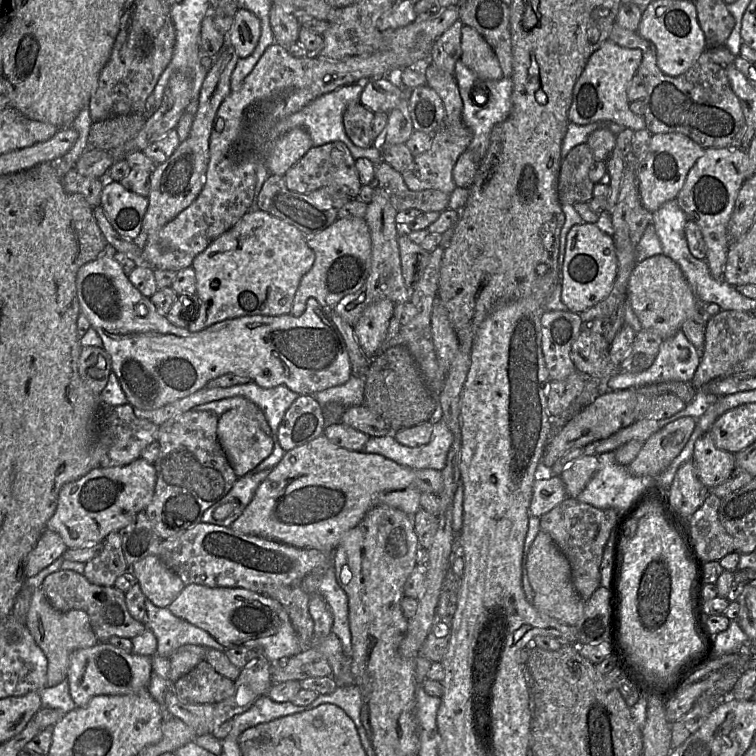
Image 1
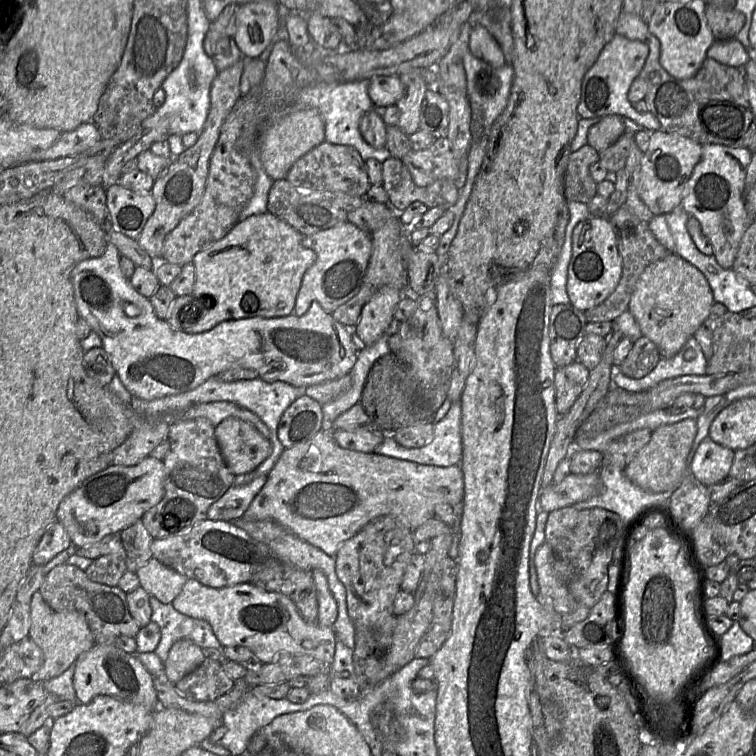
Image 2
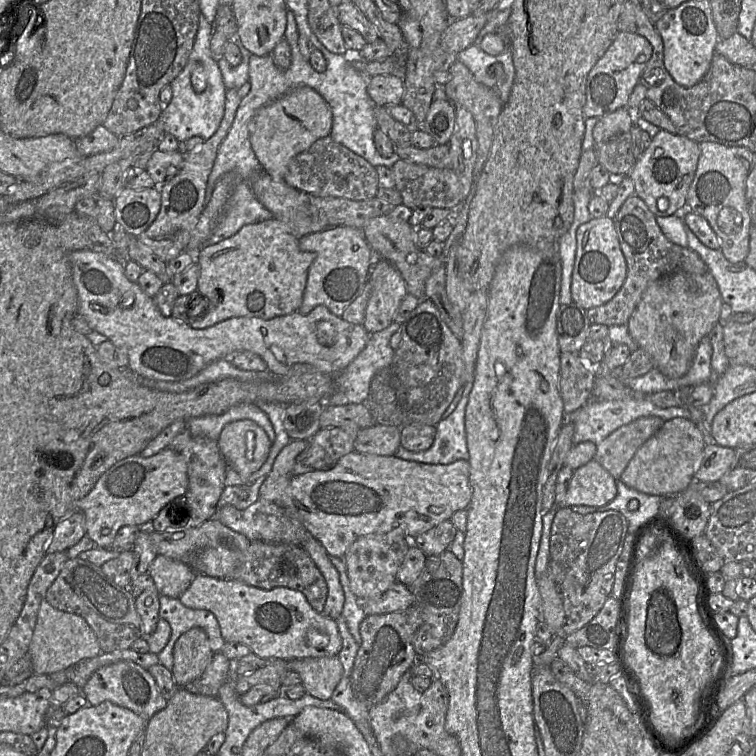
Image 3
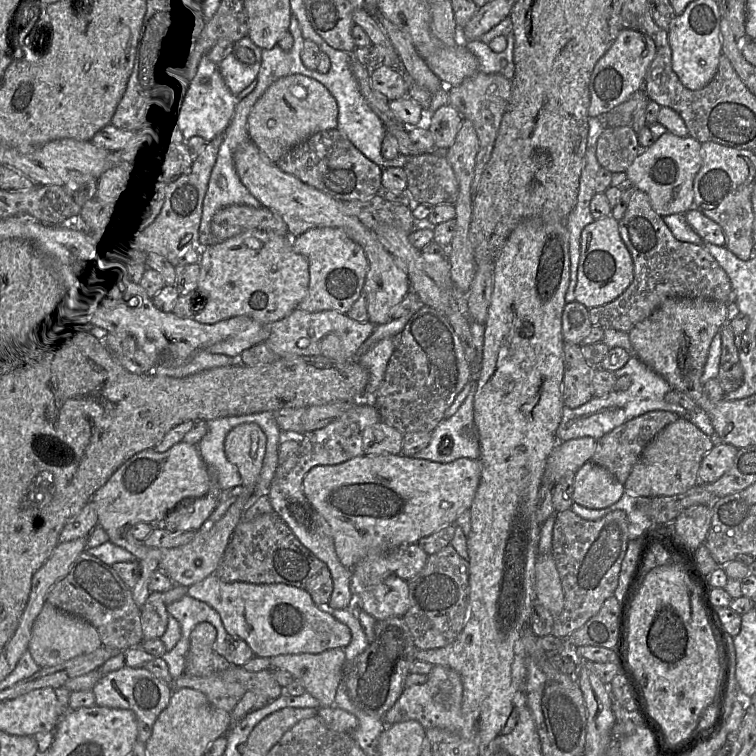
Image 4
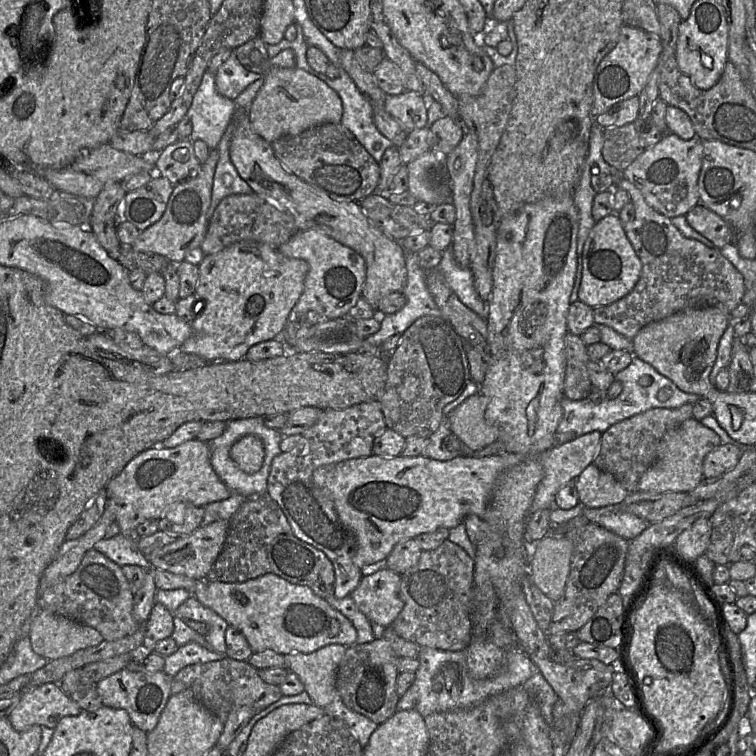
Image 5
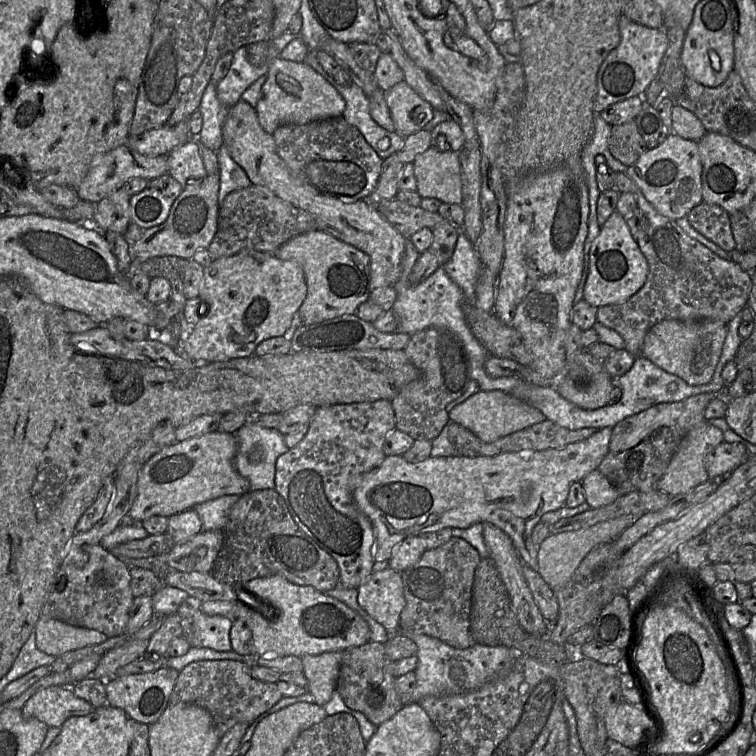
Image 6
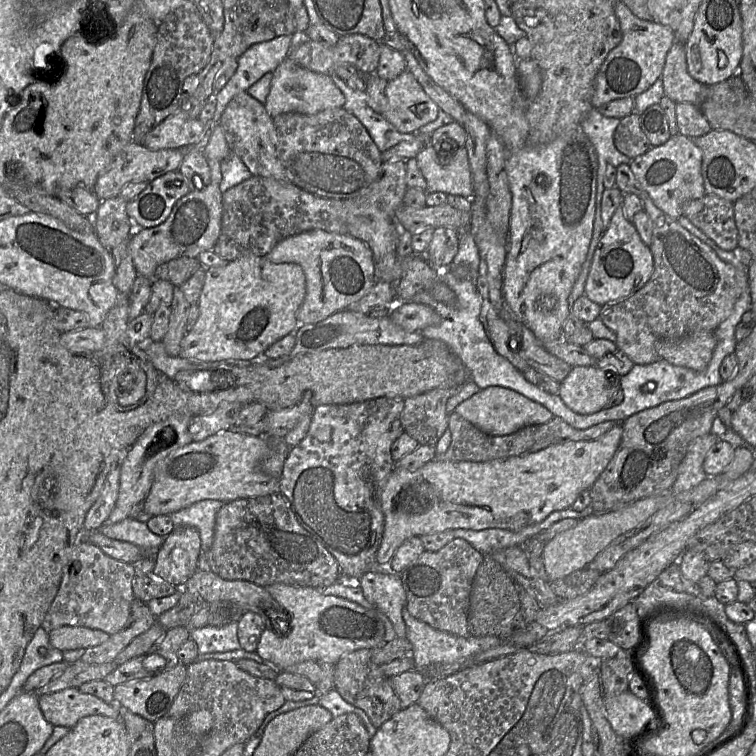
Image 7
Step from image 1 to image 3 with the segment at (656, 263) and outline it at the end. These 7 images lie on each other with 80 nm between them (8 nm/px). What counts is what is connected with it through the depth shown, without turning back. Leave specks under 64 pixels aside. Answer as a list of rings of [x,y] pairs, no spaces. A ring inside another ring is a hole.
[[[674,272],[652,282],[628,321],[628,329],[638,347],[652,358],[655,367],[670,378],[684,376],[701,340],[720,322],[724,303],[710,273],[691,276]]]

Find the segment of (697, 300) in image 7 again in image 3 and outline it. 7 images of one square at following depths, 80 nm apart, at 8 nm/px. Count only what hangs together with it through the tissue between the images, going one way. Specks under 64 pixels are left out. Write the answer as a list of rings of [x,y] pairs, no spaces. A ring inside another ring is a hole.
[[[636,194],[630,196],[613,219],[621,250],[627,263],[626,279],[617,294],[607,303],[587,310],[591,324],[624,325],[638,306],[643,293],[654,281],[674,272],[684,272],[691,276],[709,273],[700,255],[686,247],[672,243],[659,227],[657,216]]]

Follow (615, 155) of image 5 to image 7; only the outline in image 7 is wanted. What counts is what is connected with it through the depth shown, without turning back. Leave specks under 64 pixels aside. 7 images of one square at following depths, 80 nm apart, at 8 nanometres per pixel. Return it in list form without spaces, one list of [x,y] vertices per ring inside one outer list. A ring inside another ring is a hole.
[[[632,113],[620,119],[614,132],[614,144],[618,151],[631,159],[652,148],[641,129],[639,115]]]

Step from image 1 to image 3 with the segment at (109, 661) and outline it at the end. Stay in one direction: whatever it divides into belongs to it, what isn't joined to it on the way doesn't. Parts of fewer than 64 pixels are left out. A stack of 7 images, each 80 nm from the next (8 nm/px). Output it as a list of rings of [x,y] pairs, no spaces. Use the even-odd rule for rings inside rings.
[[[118,661],[97,669],[81,688],[89,705],[95,706],[104,701],[132,710],[149,720],[155,713],[165,708],[167,700],[161,695],[157,684],[148,670],[132,661]]]

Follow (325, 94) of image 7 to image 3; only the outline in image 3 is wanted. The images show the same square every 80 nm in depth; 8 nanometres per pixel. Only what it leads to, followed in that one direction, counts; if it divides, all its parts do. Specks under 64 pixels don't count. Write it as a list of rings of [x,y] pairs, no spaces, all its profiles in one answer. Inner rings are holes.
[[[301,86],[261,107],[251,122],[250,141],[263,171],[283,180],[292,158],[307,150],[315,141],[330,134],[333,115],[329,104],[313,88]]]

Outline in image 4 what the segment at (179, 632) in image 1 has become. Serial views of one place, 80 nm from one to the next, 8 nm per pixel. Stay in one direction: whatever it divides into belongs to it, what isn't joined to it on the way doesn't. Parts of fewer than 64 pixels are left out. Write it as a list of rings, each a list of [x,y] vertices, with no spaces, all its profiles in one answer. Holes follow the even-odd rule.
[[[185,595],[181,599],[166,605],[166,610],[180,624],[181,635],[190,635],[194,626],[202,622],[208,622],[216,629],[216,639],[213,643],[213,651],[219,655],[225,655],[225,641],[227,632],[220,615],[208,604]]]

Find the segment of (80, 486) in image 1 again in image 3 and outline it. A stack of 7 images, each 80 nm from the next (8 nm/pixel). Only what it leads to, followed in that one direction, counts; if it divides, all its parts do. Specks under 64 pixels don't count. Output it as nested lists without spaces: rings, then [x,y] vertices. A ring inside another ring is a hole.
[[[166,448],[144,458],[128,457],[108,469],[92,490],[75,506],[85,517],[86,536],[99,548],[111,548],[118,531],[125,526],[148,527],[169,502],[188,488],[187,464],[179,452]]]

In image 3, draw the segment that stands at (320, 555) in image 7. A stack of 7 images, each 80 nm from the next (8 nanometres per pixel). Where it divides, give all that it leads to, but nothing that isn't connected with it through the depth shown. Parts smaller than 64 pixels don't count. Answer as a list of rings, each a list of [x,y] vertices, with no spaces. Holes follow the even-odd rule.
[[[260,540],[250,541],[244,561],[224,579],[241,581],[265,590],[287,587],[300,591],[317,612],[323,611],[328,595],[324,576],[307,551],[302,546],[294,544],[268,543]]]

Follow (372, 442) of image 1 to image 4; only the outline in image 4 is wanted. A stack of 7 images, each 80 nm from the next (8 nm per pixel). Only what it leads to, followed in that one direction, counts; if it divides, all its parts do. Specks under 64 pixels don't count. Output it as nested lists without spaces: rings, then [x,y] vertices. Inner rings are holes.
[[[475,374],[471,382],[471,390],[464,402],[451,417],[439,422],[431,432],[428,447],[413,455],[413,458],[438,463],[451,463],[460,458],[479,459],[480,448],[474,430],[473,416],[473,401],[476,392]]]

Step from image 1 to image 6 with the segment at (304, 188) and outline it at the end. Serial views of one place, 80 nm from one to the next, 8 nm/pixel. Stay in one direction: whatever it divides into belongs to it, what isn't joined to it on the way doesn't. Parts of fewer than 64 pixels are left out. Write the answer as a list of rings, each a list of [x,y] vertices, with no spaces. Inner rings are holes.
[[[343,116],[303,125],[281,125],[272,134],[277,153],[291,173],[318,193],[342,202],[354,202],[368,199],[374,191],[383,159]]]

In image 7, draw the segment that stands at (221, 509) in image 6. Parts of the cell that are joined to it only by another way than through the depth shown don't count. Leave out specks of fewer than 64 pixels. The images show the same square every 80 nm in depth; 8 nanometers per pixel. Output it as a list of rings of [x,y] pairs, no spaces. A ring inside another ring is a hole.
[[[205,499],[169,515],[175,527],[195,528],[200,536],[202,551],[207,552],[213,542],[216,515],[223,505],[221,500]]]

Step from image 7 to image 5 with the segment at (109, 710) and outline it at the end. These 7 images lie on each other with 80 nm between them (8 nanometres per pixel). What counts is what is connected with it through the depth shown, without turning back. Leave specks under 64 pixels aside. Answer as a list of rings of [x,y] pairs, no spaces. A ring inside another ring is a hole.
[[[47,683],[22,691],[20,700],[7,716],[12,727],[23,732],[34,725],[54,729],[67,716],[76,716],[82,709],[59,685]]]

